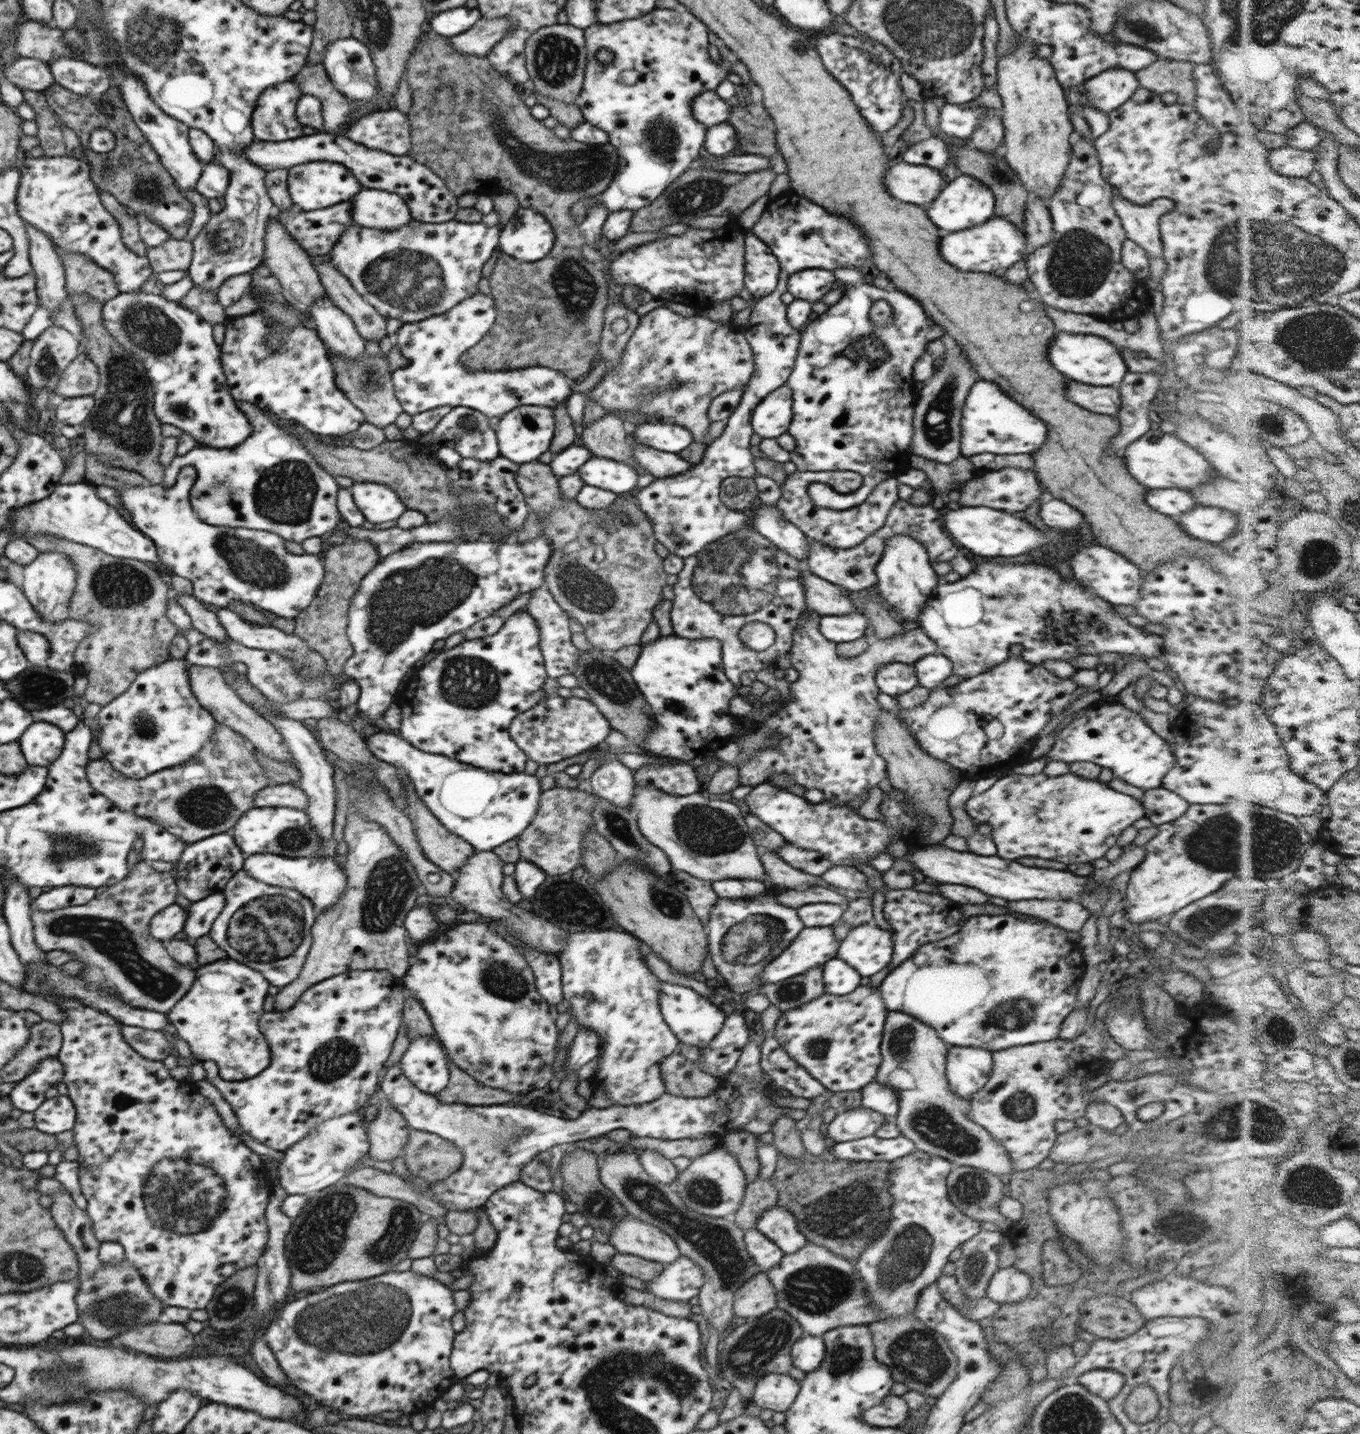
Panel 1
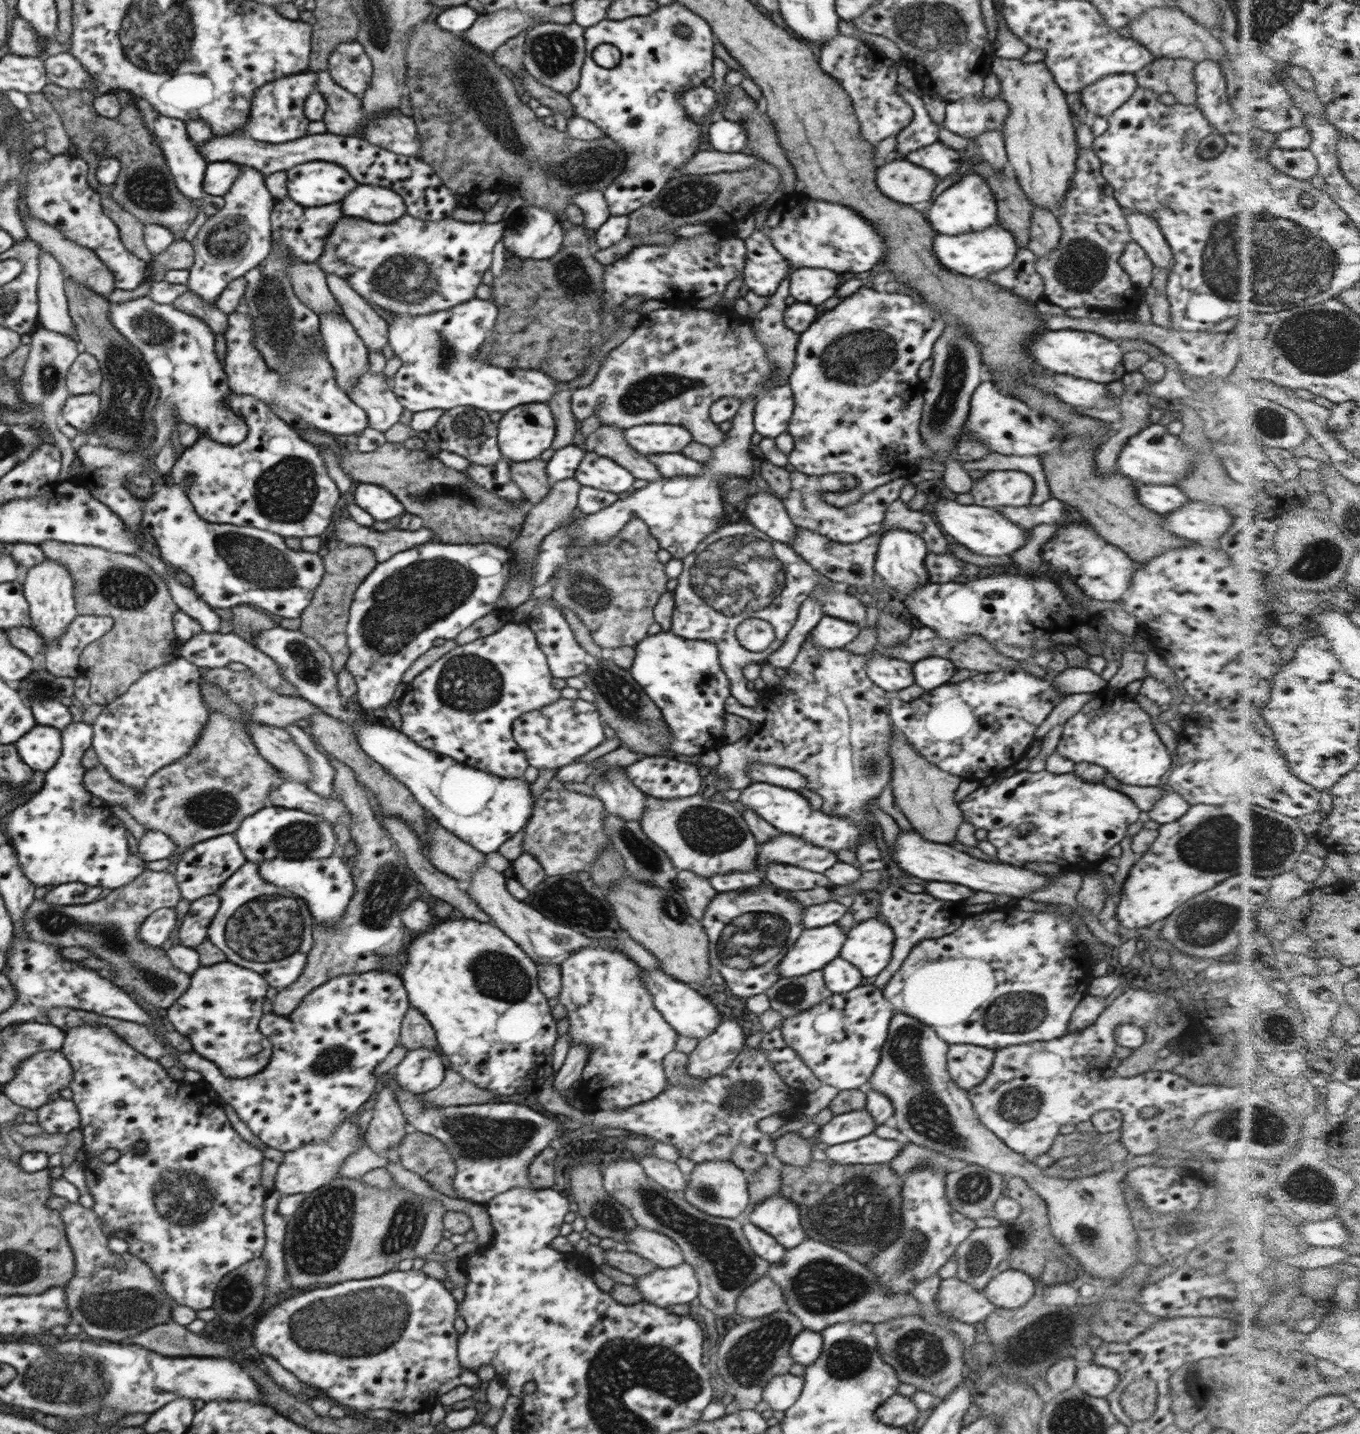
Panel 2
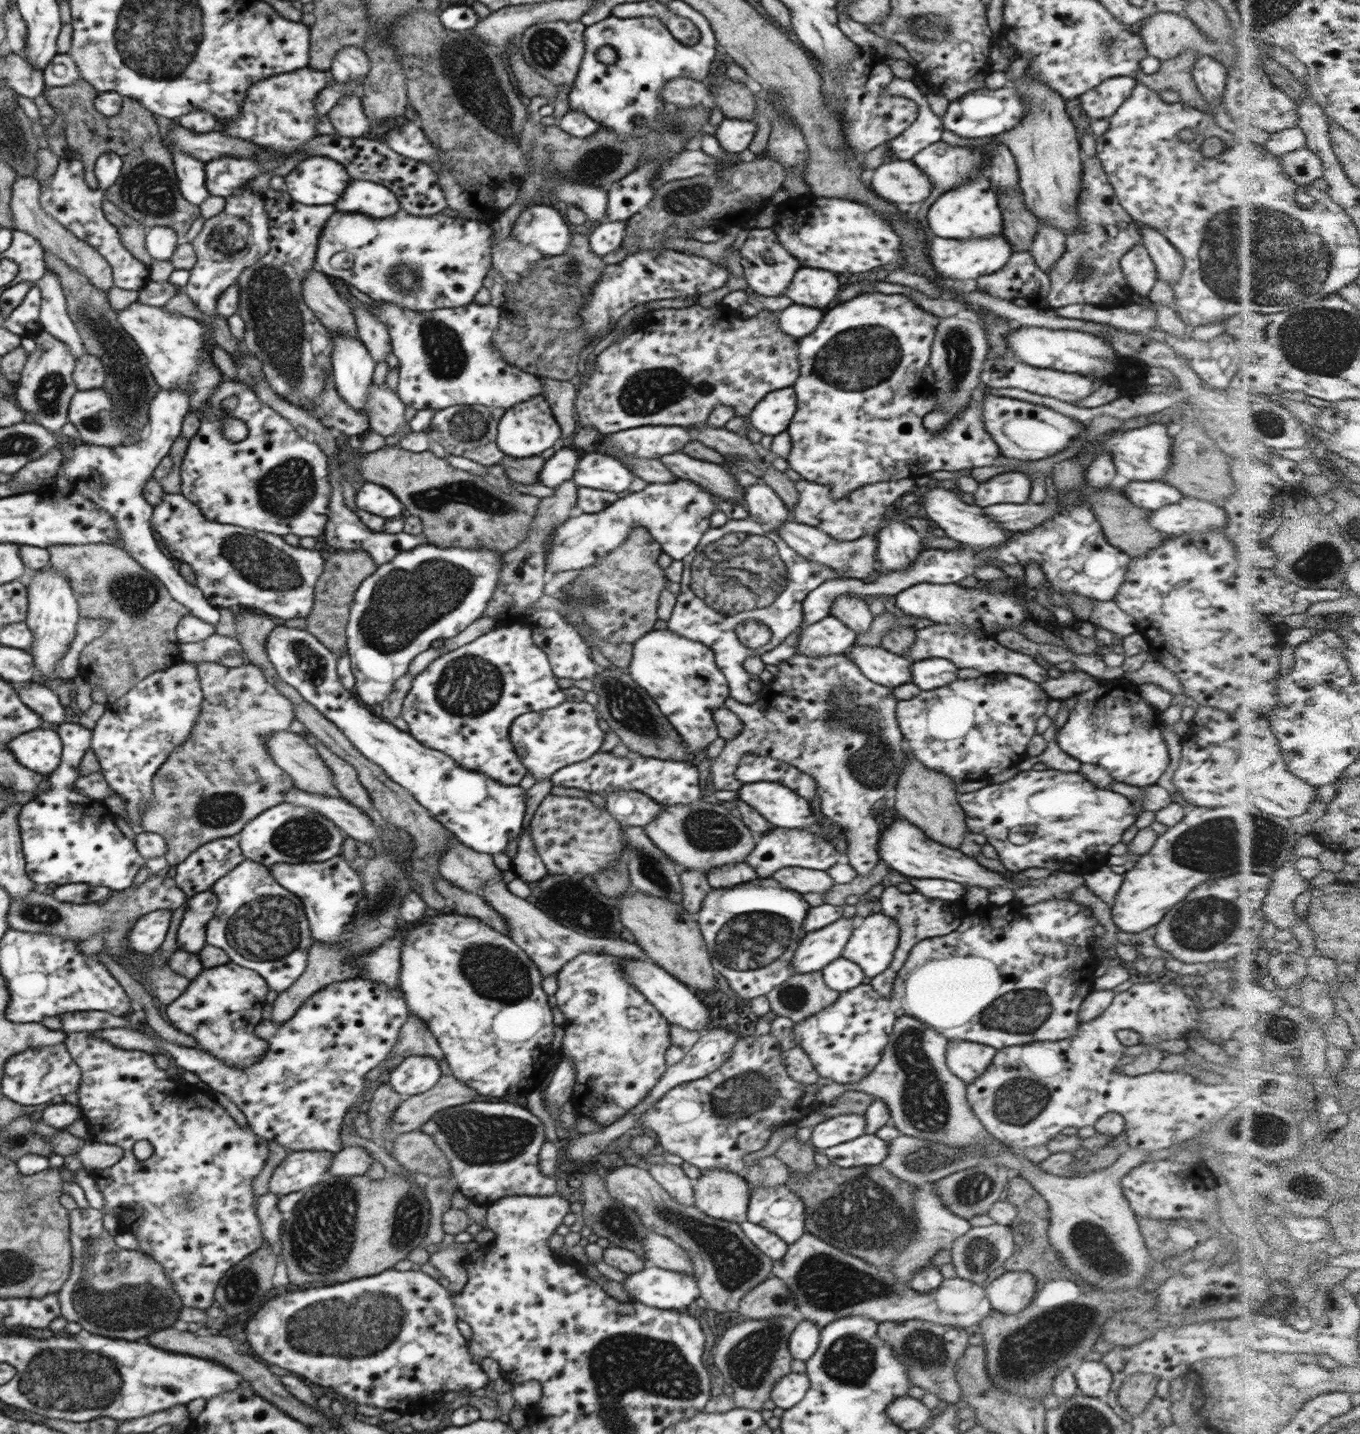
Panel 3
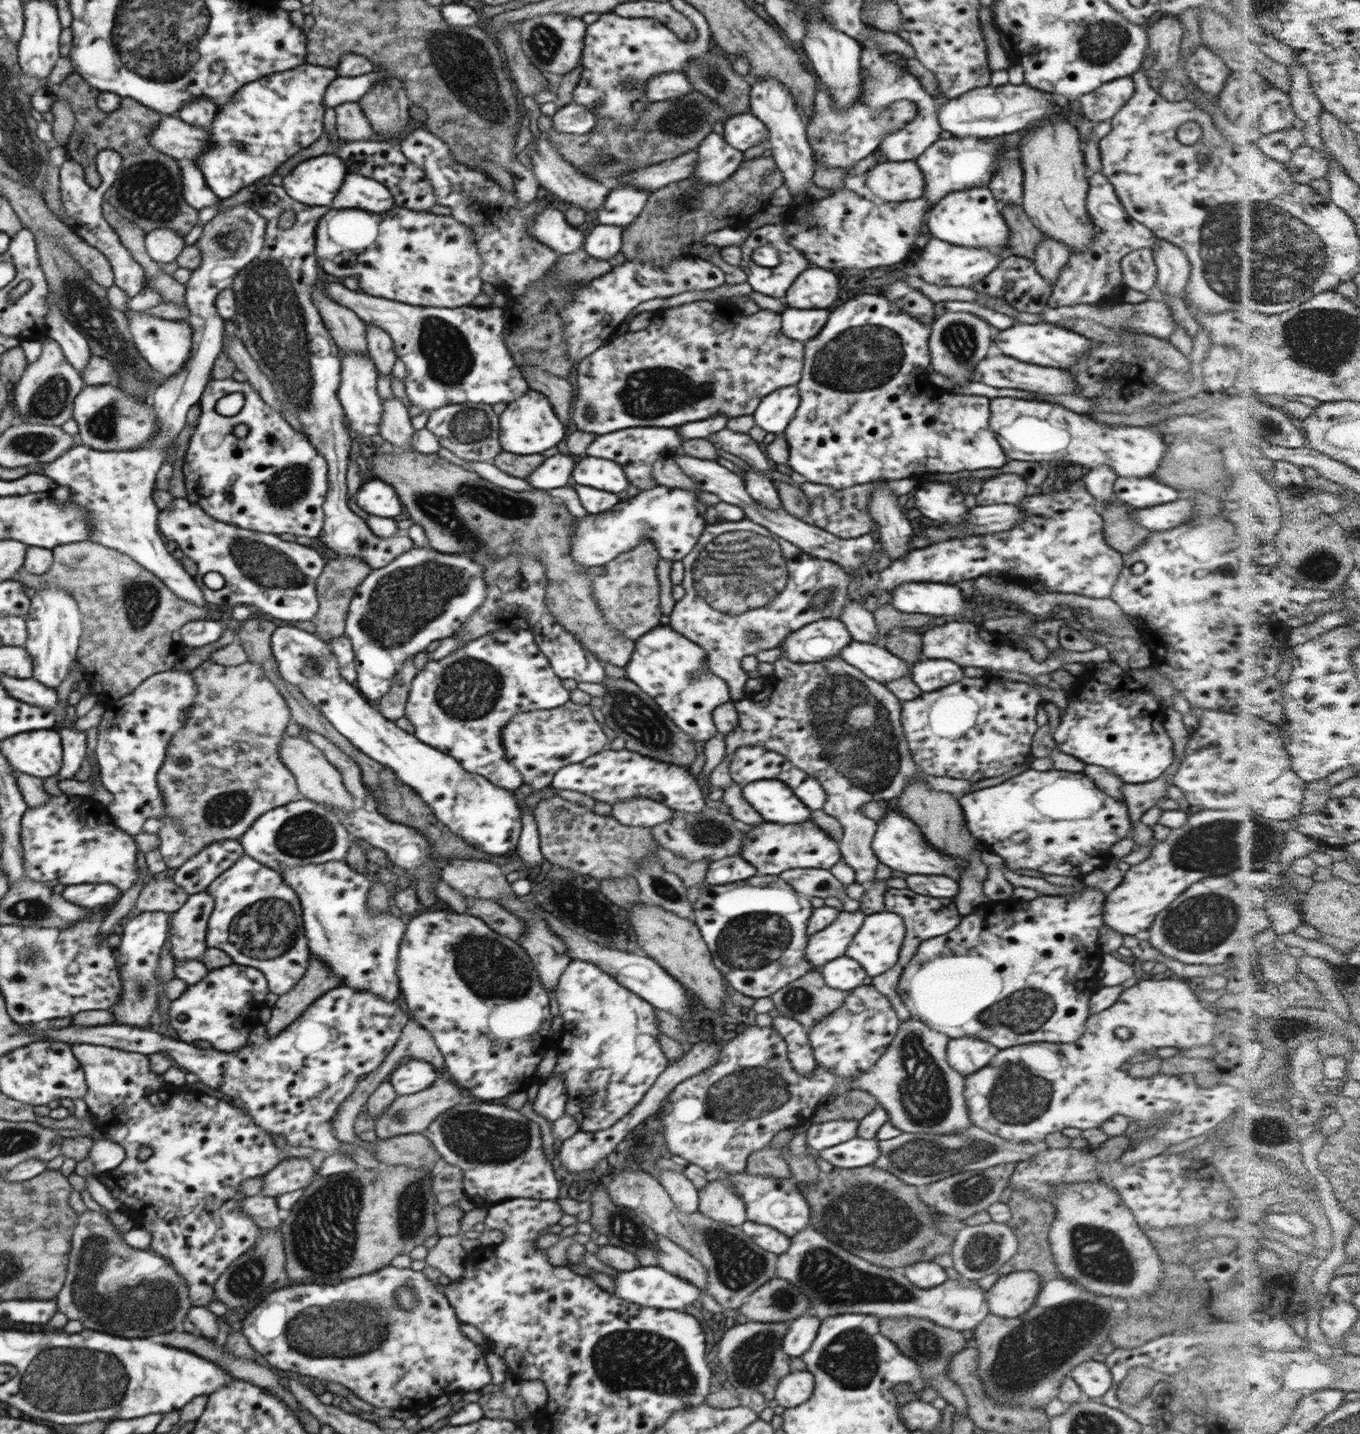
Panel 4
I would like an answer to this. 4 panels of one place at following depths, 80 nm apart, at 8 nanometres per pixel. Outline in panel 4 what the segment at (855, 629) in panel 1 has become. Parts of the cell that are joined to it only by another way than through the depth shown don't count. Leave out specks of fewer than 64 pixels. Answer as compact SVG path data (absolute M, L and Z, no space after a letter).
M823 618L792 632L778 649L783 650L781 658L792 662L820 662L838 655L852 642L840 619Z

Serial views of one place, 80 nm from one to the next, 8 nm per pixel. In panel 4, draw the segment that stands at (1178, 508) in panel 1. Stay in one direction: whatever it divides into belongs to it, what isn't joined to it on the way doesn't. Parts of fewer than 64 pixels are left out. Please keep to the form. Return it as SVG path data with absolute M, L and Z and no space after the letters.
M1154 477L1120 478L1115 482L1113 490L1116 498L1134 508L1175 502L1181 496L1175 488L1158 482Z

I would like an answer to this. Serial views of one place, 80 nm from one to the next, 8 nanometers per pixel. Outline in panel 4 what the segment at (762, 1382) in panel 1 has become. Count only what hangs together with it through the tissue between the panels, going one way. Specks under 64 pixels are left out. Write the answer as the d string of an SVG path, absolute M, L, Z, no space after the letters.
M806 1370L791 1371L780 1379L775 1390L775 1399L786 1409L806 1402L814 1390L814 1375Z

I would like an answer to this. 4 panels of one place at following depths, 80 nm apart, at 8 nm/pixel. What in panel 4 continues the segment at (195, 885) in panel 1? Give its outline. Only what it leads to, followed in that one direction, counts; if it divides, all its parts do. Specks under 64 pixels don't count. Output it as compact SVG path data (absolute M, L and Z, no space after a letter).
M236 839L212 843L175 869L173 881L189 895L204 892L213 880L216 880L225 870L234 866L238 859L242 858L243 854L245 852L242 845Z

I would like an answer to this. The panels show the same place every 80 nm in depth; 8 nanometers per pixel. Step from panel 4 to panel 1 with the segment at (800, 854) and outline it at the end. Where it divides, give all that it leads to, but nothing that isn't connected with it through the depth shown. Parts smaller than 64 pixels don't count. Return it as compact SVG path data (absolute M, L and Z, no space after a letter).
M790 842L781 846L779 850L774 850L774 852L778 854L784 862L788 862L790 866L806 874L811 874L812 876L821 876L833 866L826 856L816 850L804 850L799 846L794 846Z

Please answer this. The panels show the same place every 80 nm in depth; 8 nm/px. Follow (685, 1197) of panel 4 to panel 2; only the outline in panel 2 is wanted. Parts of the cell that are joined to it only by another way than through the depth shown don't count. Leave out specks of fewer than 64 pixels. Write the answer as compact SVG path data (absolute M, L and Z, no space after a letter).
M651 1152L647 1156L639 1158L638 1161L652 1180L661 1184L666 1190L683 1194L687 1179L675 1162L658 1158Z

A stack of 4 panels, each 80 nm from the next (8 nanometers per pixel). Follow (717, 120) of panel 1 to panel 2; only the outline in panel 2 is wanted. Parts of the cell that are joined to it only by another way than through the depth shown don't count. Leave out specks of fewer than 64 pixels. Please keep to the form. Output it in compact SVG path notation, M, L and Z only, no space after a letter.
M710 85L690 87L680 93L678 100L686 109L686 114L694 121L708 122L716 110L716 92Z

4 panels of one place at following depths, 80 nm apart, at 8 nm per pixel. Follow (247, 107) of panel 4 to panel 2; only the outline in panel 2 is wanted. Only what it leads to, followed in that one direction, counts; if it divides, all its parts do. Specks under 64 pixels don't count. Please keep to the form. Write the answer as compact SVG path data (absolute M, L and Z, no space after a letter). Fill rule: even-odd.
M309 70L266 83L254 94L249 119L243 128L245 134L270 144L282 144L306 136L310 120L305 117L304 102L315 91L316 74ZM208 163L203 178L203 191L212 196L224 196L232 183L241 175L240 171L242 171L242 165L236 163Z

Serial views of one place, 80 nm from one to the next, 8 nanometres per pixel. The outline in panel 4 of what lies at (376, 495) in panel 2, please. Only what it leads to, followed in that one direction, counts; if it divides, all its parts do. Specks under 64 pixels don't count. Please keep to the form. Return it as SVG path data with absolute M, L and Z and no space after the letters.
M370 479L361 483L355 494L356 504L368 515L394 519L402 514L403 505L396 491L387 482Z

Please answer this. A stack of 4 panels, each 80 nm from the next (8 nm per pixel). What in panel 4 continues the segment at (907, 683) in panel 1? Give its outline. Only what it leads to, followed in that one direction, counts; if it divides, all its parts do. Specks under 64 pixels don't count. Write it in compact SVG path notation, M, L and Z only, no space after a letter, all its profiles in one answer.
M853 641L839 654L849 665L861 670L868 678L886 684L909 674L910 666L884 646Z

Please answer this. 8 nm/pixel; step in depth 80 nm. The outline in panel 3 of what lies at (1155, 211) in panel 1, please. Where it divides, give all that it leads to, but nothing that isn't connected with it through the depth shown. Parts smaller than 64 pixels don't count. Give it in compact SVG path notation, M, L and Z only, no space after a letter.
M1140 222L1136 223L1140 225L1141 244L1147 248L1148 254L1155 264L1158 280L1164 280L1168 282L1170 286L1173 286L1180 278L1181 270L1184 268L1184 261L1181 254L1176 250L1176 247L1173 244L1170 244L1170 241L1163 234L1160 234L1159 230L1156 230L1150 225L1140 224Z

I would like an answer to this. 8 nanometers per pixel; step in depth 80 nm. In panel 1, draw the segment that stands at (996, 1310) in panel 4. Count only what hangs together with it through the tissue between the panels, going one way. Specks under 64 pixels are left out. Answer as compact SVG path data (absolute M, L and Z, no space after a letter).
M1014 1267L999 1269L992 1275L986 1296L1000 1304L1024 1300L1032 1288L1032 1279Z

